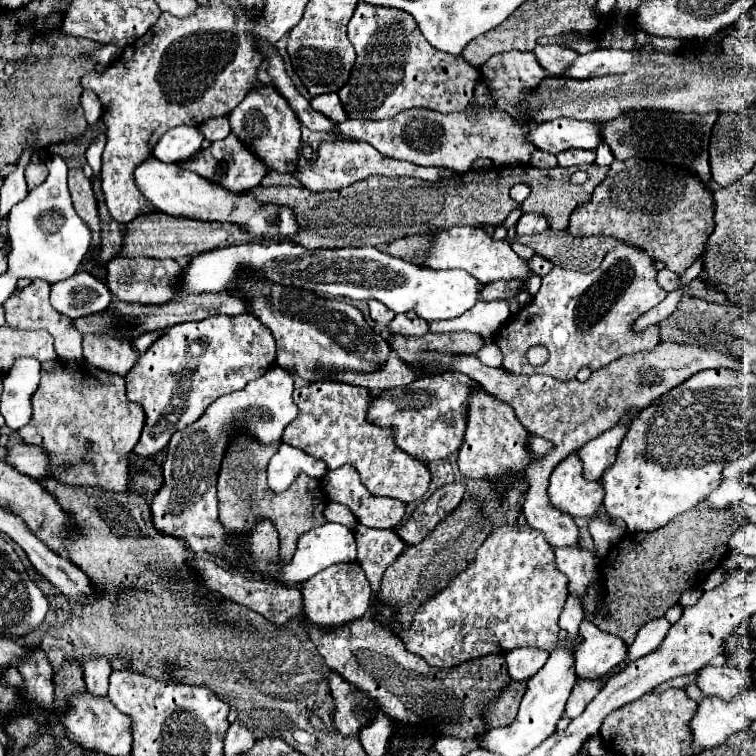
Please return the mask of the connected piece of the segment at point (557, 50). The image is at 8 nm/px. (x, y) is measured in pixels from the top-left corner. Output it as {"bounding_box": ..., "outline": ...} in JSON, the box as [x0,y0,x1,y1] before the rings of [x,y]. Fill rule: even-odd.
{"bounding_box":[532,46,578,76],"outline":[[[536,46],[532,52],[550,76],[564,72],[564,68],[568,68],[568,64],[578,56],[574,50],[562,46]]]}

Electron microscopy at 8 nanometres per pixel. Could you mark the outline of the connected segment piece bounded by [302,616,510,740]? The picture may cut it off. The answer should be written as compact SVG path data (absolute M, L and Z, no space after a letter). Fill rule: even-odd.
M362 616L336 628L322 628L304 620L302 628L324 656L326 666L368 692L384 708L386 716L408 724L432 724L442 736L450 738L480 738L484 722L476 716L476 708L480 708L480 700L488 700L486 696L496 696L510 678L502 654L482 656L448 670L432 668L420 656L408 652L404 642L392 636L388 628L376 624L372 616Z

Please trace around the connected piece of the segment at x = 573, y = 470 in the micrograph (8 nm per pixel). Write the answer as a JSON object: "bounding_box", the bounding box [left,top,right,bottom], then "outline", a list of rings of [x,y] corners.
{"bounding_box":[548,454,604,518],"outline":[[[578,454],[564,458],[554,468],[550,476],[548,494],[550,502],[556,508],[560,508],[570,516],[580,516],[580,518],[596,516],[604,500],[602,484],[586,480],[582,476],[582,462]]]}

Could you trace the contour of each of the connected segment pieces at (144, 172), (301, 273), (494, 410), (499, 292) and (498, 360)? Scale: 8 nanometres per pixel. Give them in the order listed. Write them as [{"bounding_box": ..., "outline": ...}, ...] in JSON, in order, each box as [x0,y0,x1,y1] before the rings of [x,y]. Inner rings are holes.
[{"bounding_box":[134,158,300,240],"outline":[[[148,158],[148,162],[140,164],[134,172],[136,184],[140,192],[162,212],[170,216],[184,216],[204,222],[230,222],[244,228],[256,240],[272,240],[274,236],[288,238],[300,230],[296,222],[296,214],[286,206],[276,206],[272,202],[262,204],[248,192],[230,192],[228,188],[214,184],[196,172],[178,168],[176,164],[160,162],[158,158]]]},{"bounding_box":[178,242,478,322],"outline":[[[272,242],[272,244],[244,244],[244,246],[228,246],[228,248],[214,248],[210,252],[192,256],[188,262],[188,268],[184,272],[184,282],[182,288],[178,290],[178,296],[186,294],[220,294],[228,290],[228,284],[236,280],[236,272],[252,268],[256,276],[264,276],[264,280],[280,280],[280,284],[296,286],[296,288],[308,288],[316,290],[320,294],[330,294],[330,296],[344,296],[352,300],[380,300],[394,312],[414,312],[418,318],[426,322],[434,320],[450,320],[462,316],[466,310],[470,310],[476,300],[478,300],[478,280],[468,274],[466,270],[432,270],[432,268],[422,268],[410,262],[404,262],[400,258],[388,256],[386,252],[380,252],[374,246],[350,246],[350,248],[304,248],[300,244],[290,244],[290,242]]]},{"bounding_box":[458,386,532,508],"outline":[[[474,386],[472,398],[468,404],[468,428],[464,436],[464,444],[458,454],[458,468],[466,478],[490,478],[502,480],[508,484],[506,492],[506,508],[518,506],[524,496],[526,482],[524,482],[524,468],[530,464],[532,454],[526,450],[526,436],[528,432],[516,420],[512,408],[506,402],[496,400],[486,390]]]},{"bounding_box":[480,280,524,314],"outline":[[[496,280],[496,282],[484,284],[484,288],[482,288],[482,292],[480,292],[480,300],[484,300],[484,302],[508,300],[508,302],[510,302],[510,310],[512,310],[512,314],[514,314],[516,308],[520,308],[520,304],[516,302],[516,294],[518,294],[522,288],[524,288],[524,282],[522,282],[522,280],[510,280],[510,282]]]},{"bounding_box":[478,340,502,368],"outline":[[[486,340],[486,344],[478,352],[478,358],[486,366],[498,366],[498,368],[502,366],[502,352],[500,352],[500,348],[496,348],[496,344],[492,344],[492,340]]]}]

